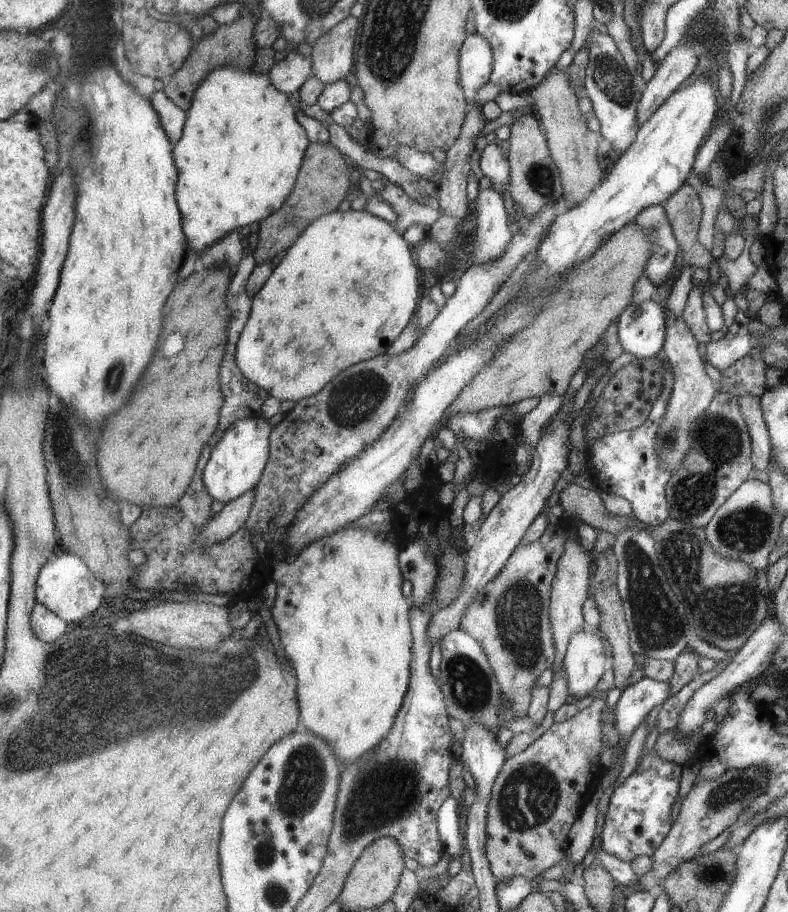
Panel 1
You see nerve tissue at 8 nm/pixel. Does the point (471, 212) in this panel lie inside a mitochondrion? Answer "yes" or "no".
no

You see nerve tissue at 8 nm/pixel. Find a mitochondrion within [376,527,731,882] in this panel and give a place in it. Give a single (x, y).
(657, 623)

